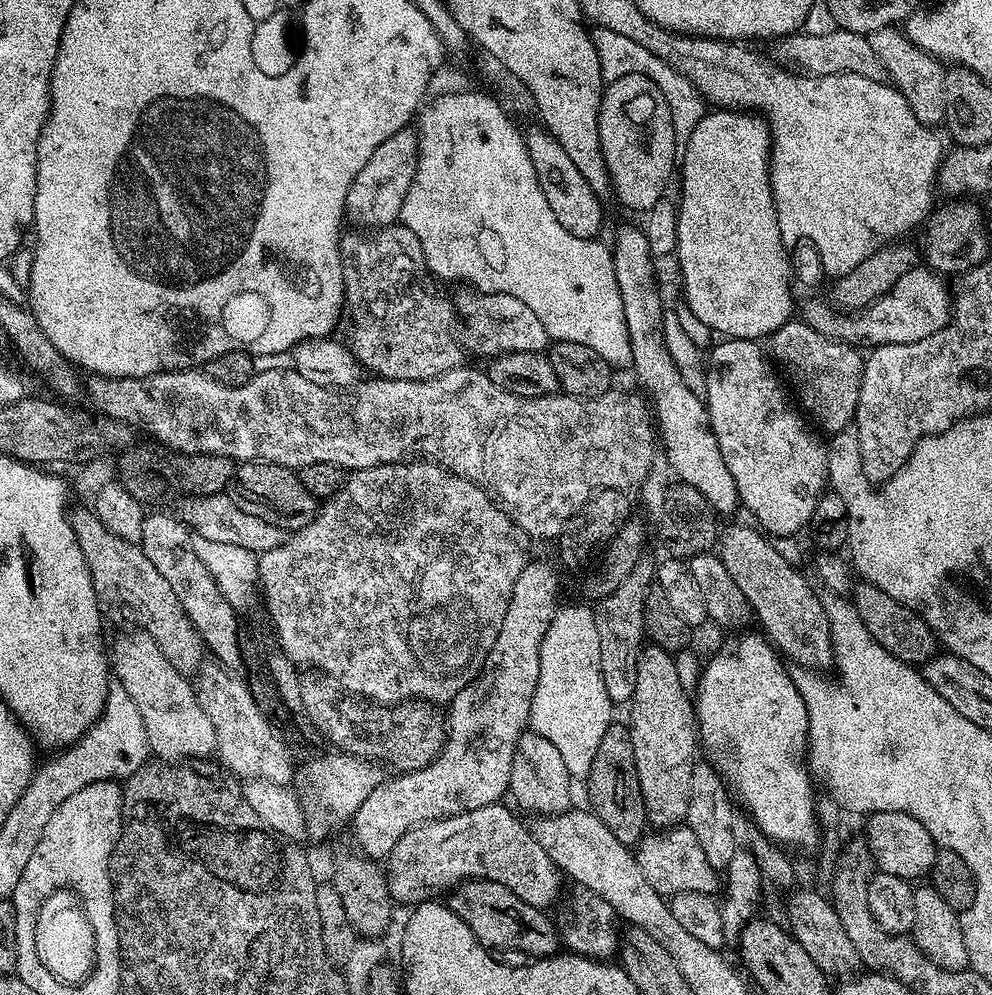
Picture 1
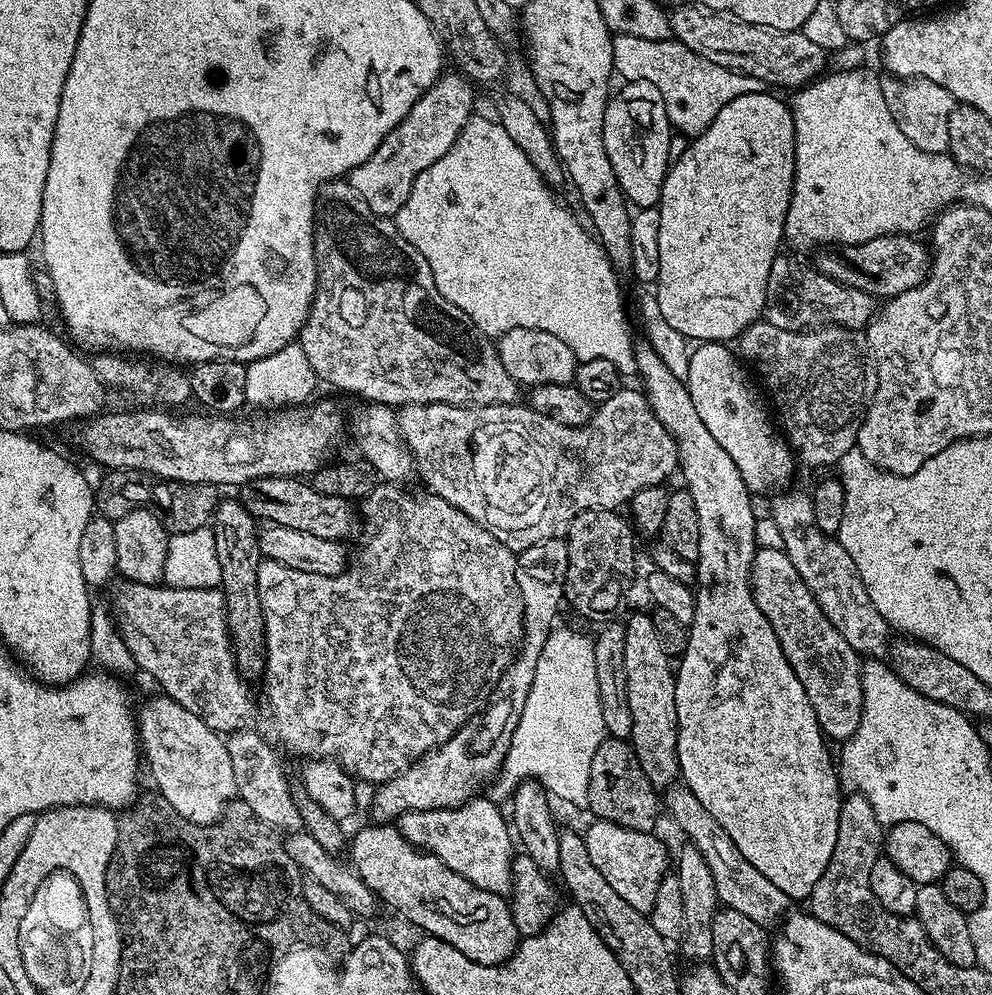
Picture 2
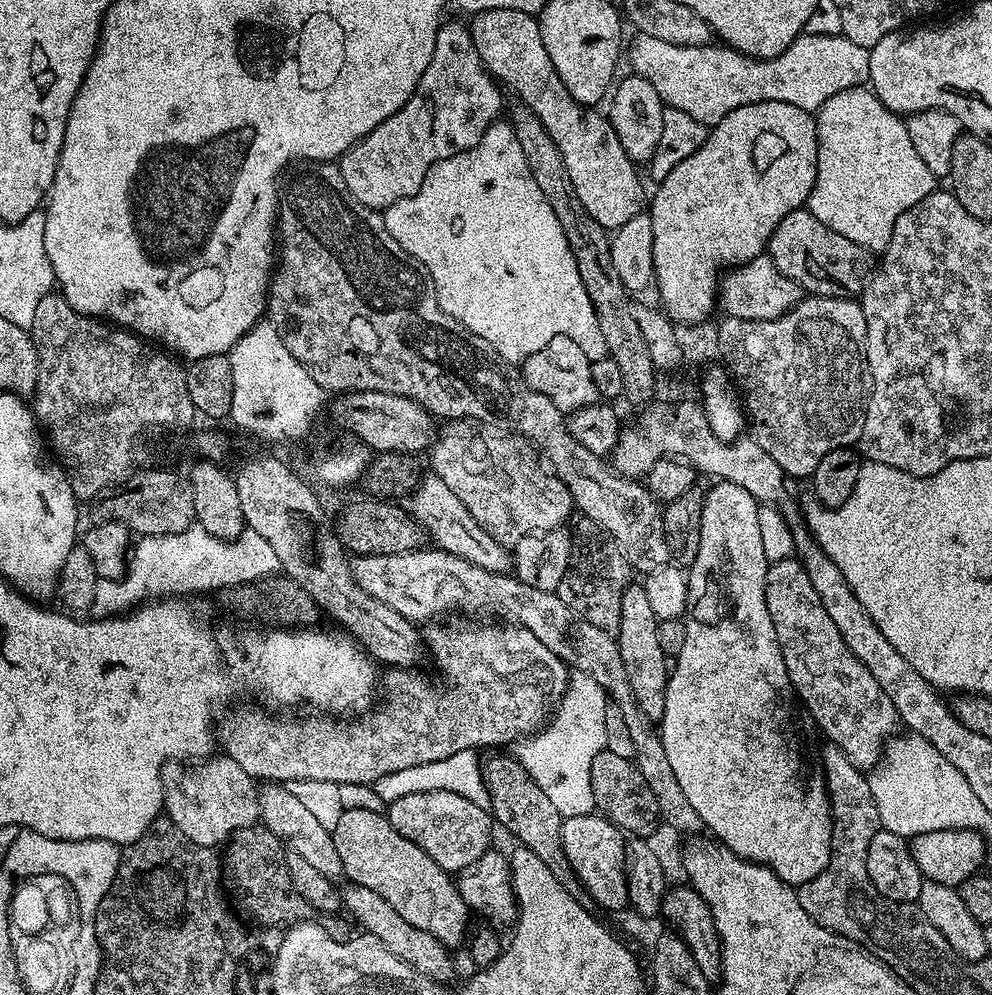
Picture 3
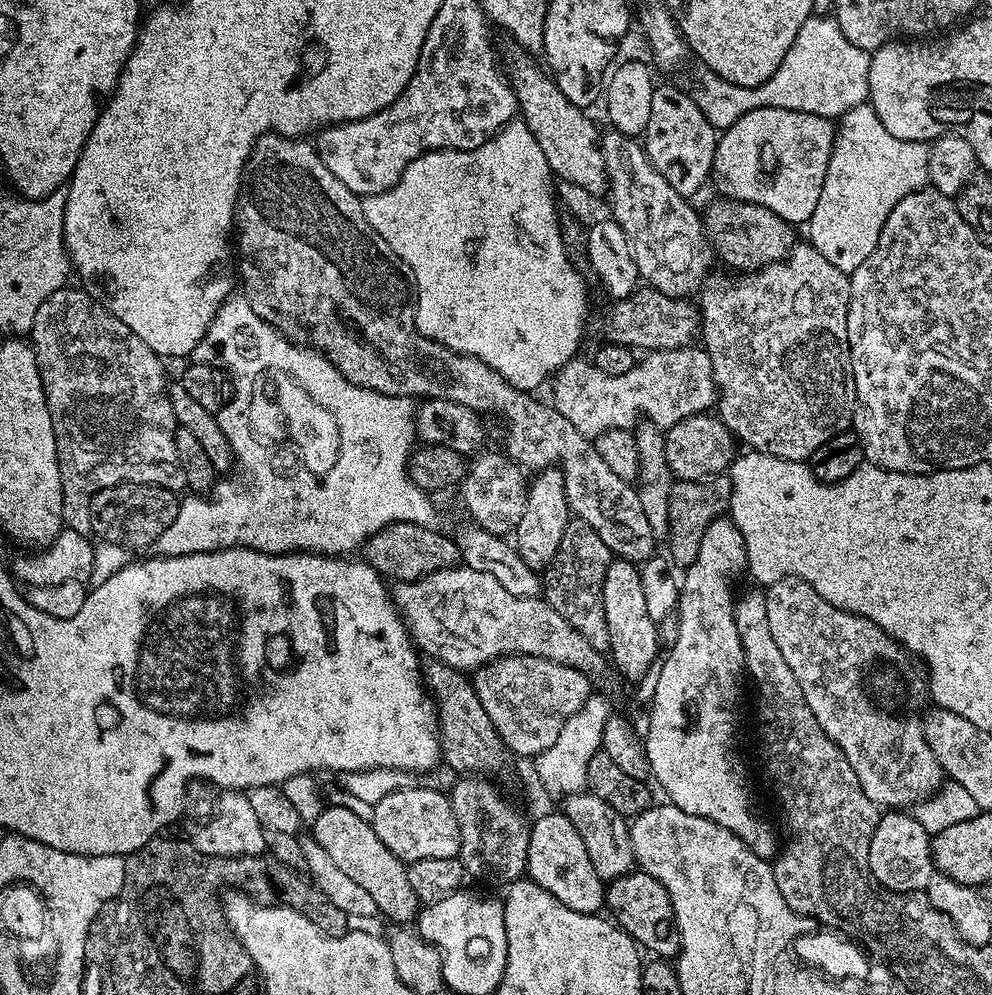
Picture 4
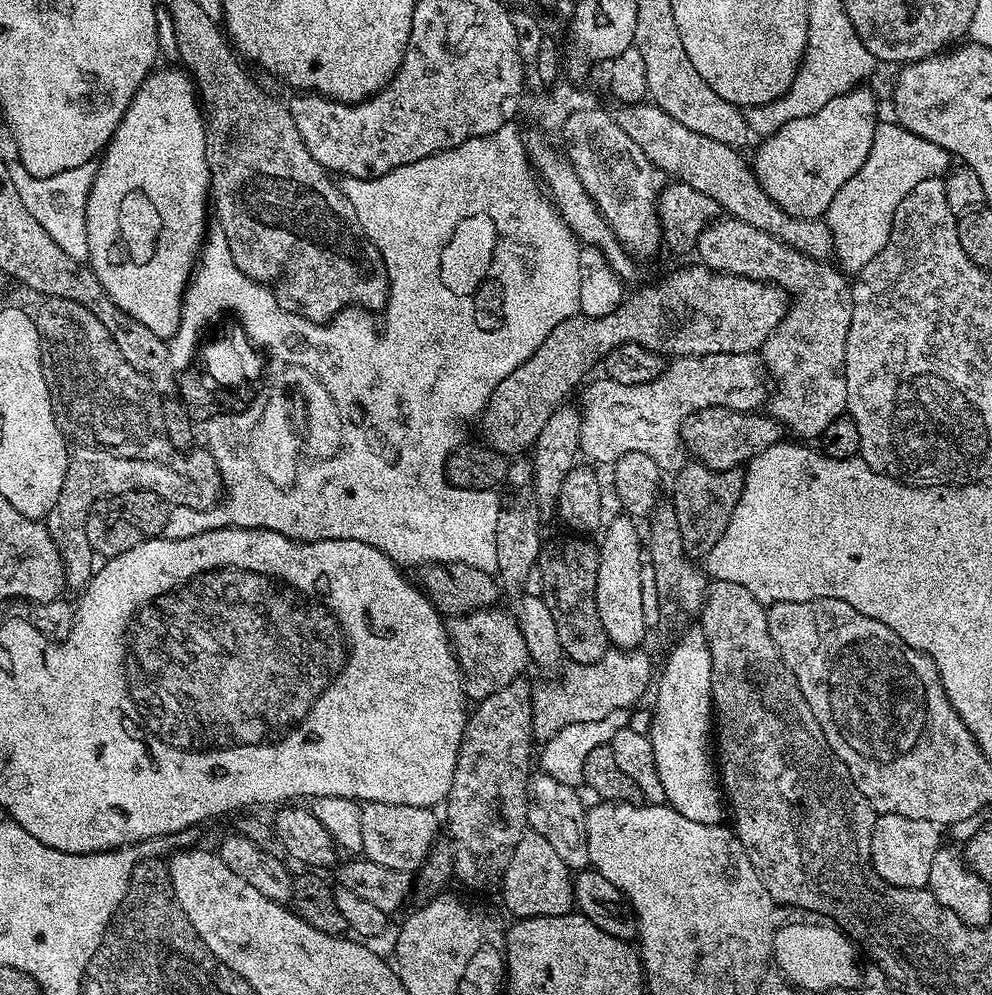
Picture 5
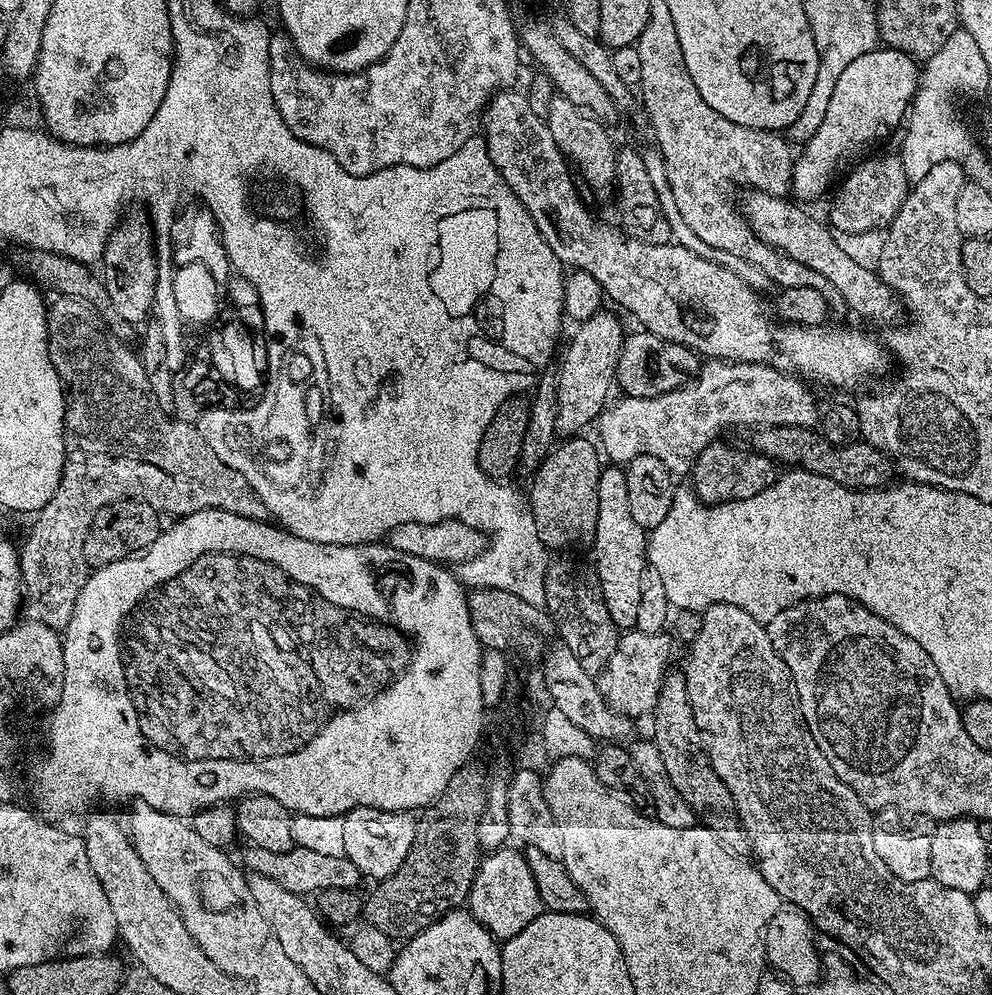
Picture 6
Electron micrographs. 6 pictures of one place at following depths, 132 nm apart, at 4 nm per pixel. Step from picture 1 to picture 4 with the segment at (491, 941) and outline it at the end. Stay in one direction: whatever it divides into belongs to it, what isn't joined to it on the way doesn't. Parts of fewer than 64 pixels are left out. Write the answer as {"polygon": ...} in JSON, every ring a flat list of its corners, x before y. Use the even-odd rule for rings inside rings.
{"polygon":[[332,804,323,807,318,818,310,824,310,836,330,854,331,861,347,877,354,878,374,898,381,917,393,920,391,923,396,926,408,926,417,919,422,905,414,894,414,886,410,886,405,861,399,860,390,854,390,850,386,850,386,846,382,846,369,821,358,818,358,814,350,814,350,810,342,806]]}

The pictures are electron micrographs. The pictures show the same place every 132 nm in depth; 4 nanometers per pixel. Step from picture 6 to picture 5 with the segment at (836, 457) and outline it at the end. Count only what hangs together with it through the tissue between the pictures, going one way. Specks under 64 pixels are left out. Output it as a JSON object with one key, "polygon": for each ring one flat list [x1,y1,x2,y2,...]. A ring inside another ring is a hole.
{"polygon":[[707,408,684,419,682,439,685,449,692,452,699,463,714,470,730,470,747,465,770,446,781,443,782,425,771,415,749,414,729,408]]}

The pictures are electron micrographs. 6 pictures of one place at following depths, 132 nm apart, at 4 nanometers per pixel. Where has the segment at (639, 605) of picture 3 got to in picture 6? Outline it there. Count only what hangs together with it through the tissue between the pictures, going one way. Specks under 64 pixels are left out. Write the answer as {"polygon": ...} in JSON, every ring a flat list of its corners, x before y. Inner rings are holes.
{"polygon":[[620,466,601,467,598,478,597,532,590,543,596,577,602,586,606,610,617,629,635,629,638,605,642,598,642,574,648,567,646,529,630,515,630,497,626,491,626,474]]}

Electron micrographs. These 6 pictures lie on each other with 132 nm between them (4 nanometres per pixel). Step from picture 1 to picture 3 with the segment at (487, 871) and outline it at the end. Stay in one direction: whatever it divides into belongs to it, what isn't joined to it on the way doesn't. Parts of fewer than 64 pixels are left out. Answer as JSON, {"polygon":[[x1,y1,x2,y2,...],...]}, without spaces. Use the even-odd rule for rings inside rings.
{"polygon":[[406,794,406,798,398,798,387,805,386,815,390,826,394,826,402,838,410,838,414,846,426,850,426,854,430,854,430,858,434,858,434,862,449,874,458,874,490,850,491,844,488,843,492,840,493,817,488,808,474,806,474,802,462,798,462,794]]}

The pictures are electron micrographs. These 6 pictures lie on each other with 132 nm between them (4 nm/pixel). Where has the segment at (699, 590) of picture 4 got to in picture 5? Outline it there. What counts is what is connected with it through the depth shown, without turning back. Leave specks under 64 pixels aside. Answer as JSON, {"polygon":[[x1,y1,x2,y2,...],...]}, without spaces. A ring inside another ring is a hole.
{"polygon":[[691,628,675,641,674,649,667,655,664,673,661,676,659,673,655,681,656,713,652,716,650,739,664,800,678,814,690,818,690,822,720,824,726,814,726,800,714,759,711,650,701,629]]}

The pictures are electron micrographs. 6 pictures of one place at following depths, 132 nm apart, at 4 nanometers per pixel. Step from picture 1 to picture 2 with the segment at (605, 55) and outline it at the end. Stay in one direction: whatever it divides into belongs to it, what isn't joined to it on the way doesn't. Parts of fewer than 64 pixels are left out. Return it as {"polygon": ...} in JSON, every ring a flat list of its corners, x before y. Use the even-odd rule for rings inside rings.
{"polygon":[[634,34,613,35,612,67,619,79,621,76,621,81,641,80,650,82,650,86,658,86,668,121,679,135,687,138,702,134,726,102,734,102,734,98,742,98,742,94,754,94,766,88,766,84,756,77,708,62,675,38,651,40,634,38]]}

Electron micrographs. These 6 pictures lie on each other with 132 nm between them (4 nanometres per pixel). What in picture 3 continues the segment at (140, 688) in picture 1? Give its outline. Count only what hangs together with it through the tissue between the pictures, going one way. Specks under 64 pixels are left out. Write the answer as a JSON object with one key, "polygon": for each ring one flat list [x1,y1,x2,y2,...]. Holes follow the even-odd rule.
{"polygon":[[213,754,199,762,165,764,162,790,167,819,182,830,185,838,203,848,223,845,229,836,260,820,257,781,238,762,223,754]]}

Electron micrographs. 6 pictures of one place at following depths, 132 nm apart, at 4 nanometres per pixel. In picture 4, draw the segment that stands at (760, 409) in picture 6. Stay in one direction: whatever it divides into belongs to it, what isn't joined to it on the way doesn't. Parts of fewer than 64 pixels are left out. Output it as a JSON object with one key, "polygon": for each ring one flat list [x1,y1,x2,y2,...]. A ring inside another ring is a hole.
{"polygon":[[700,346,662,350,661,352,648,352,645,360,641,359,626,374,602,374,598,366,591,359,580,360,573,358,566,361,554,372,552,396,554,407,560,411,562,418,569,420,578,434,589,438,601,436,606,430,615,428,635,429,638,421,643,418,647,423,656,425,661,430,672,428,688,416,698,416,709,411,708,408,717,403,718,389,712,360,708,353]]}

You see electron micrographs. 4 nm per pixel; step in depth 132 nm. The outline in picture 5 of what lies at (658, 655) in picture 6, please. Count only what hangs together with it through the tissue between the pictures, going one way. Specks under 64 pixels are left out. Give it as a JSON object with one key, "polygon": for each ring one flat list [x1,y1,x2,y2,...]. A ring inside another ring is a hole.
{"polygon":[[609,650,605,652,604,657,598,662,593,664,573,664,569,663,567,667,563,669,564,677,561,680,548,680,545,684,536,684,532,690,532,702,533,702,533,726,532,735,537,741,543,742,554,738,554,734,558,734,558,730,566,730,566,726,571,724,577,724,578,722,598,722,598,718,606,718,606,714,614,714,614,710,622,710,623,708,631,709,632,704,636,704,644,696,644,691,649,691,650,685,654,680,654,672,652,676,652,664,654,664,653,657,649,656,644,650]]}

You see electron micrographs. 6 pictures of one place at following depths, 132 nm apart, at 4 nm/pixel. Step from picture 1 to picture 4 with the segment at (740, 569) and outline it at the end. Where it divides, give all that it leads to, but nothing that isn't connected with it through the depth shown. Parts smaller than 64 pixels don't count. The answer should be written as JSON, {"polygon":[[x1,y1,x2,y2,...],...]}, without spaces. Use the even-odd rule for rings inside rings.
{"polygon":[[787,576,785,580,779,580,767,585,765,598,767,621,770,622,770,631,778,644,778,649,782,650,782,655,786,658,787,665,793,670,794,677,798,680,802,692,806,696,806,703,814,712,814,717,816,717,826,734,842,750,842,754,846,756,846,761,850,762,851,769,858,774,858,779,867,797,884,810,908,810,935,794,945,783,946,777,944,771,940,768,938,758,934,758,934,750,930,750,930,746,926,742,924,719,916,718,921,696,924,694,924,685,921,684,920,676,915,677,912,673,911,664,908,664,908,660,904,659,900,649,896,648,895,644,892,644,892,640,887,637,877,624,861,616,855,616,852,612,842,610,830,602,826,602,826,598,822,598,822,594,818,594,810,585,804,580,798,579,797,576],[868,694,874,696,874,704,869,701]]}

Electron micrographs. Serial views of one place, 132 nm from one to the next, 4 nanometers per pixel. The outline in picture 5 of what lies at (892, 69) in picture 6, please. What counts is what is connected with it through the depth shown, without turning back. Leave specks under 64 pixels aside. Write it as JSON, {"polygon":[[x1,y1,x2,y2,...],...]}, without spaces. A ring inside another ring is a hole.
{"polygon":[[868,86,852,88,846,94,833,98,818,110,818,114,810,114,810,118,796,118,794,122,786,122,777,132,765,135,756,152,754,171,762,190,770,194,770,198,786,214,819,220,825,215,834,202,834,194,858,174,862,162,870,154,870,146,874,142,874,134,878,117,876,117,876,96]]}

